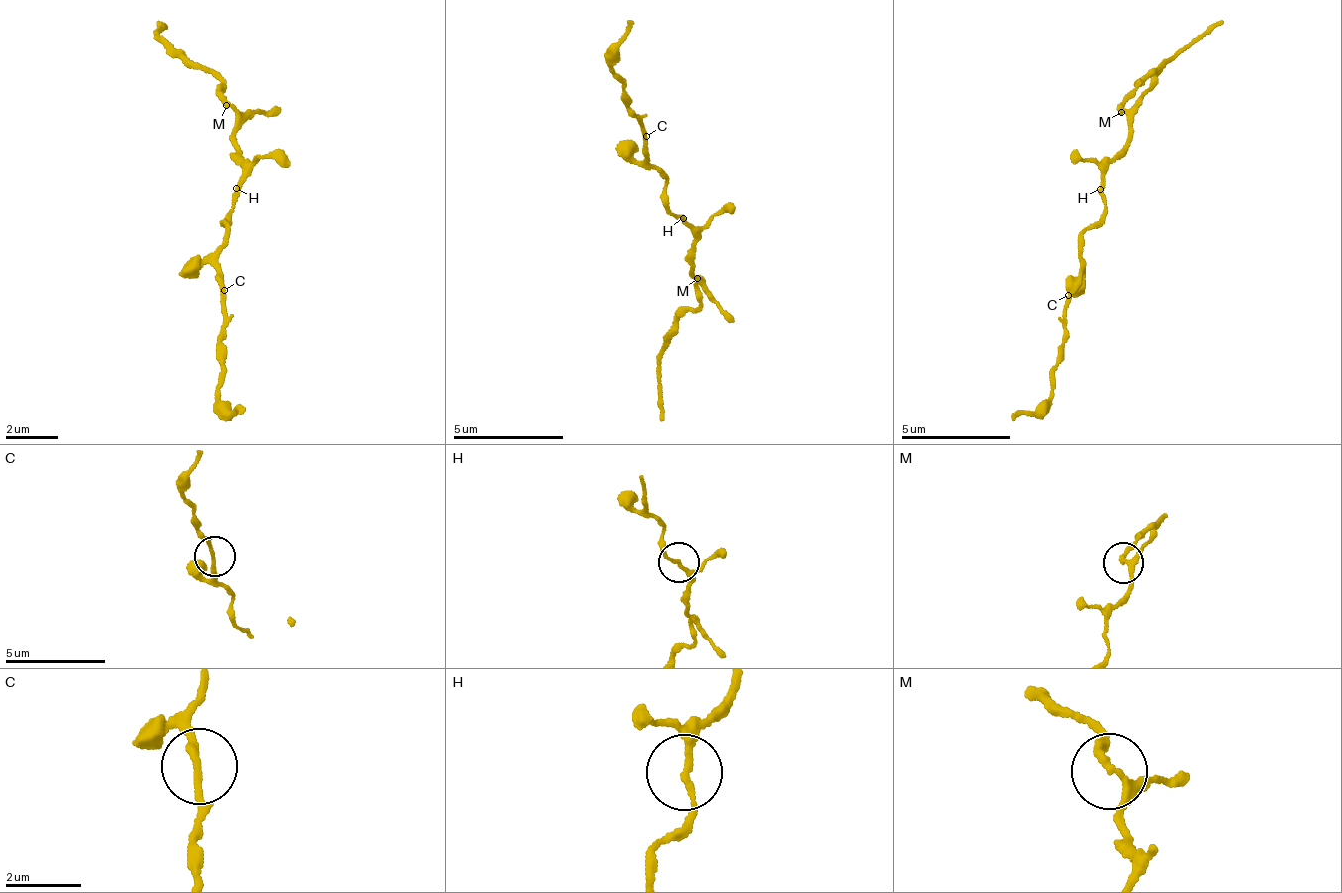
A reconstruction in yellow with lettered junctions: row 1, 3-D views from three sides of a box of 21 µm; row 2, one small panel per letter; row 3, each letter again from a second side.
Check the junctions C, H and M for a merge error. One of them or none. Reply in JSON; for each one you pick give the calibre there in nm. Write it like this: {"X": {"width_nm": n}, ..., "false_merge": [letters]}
{"false_merge": []}

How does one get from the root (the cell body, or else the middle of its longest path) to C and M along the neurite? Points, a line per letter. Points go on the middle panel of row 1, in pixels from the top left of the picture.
C: (683, 223), (671, 213), (665, 191), (669, 183), (641, 155), (646, 136)
M: (683, 223), (698, 242), (690, 269), (698, 281), (700, 279), (697, 277)

